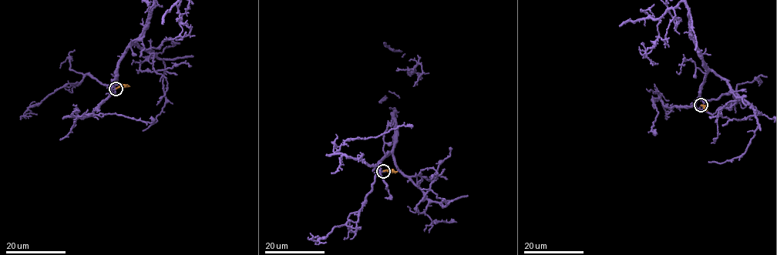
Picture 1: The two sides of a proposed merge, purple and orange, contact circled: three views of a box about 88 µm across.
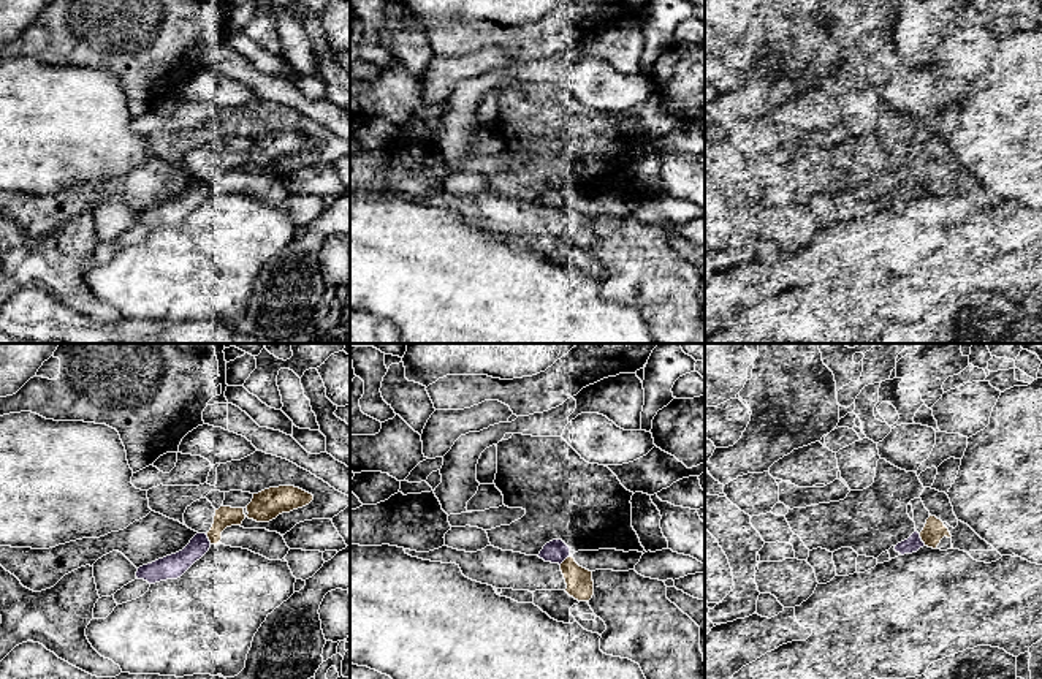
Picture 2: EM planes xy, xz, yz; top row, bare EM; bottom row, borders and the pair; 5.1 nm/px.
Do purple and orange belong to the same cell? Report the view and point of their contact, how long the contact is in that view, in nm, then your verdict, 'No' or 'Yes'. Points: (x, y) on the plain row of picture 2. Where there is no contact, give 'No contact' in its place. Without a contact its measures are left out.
Touches purple at yz (920, 185). Shared border 70 nm. No

